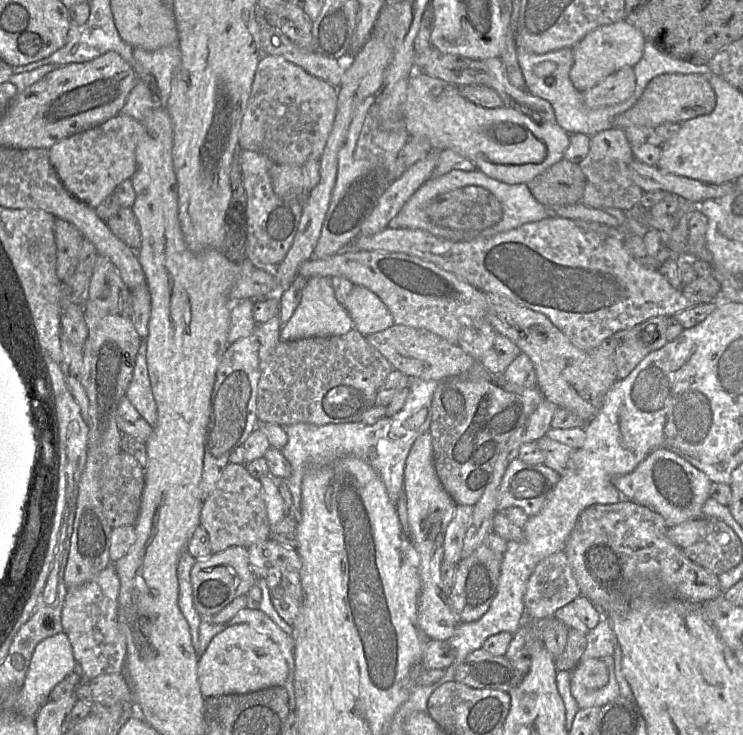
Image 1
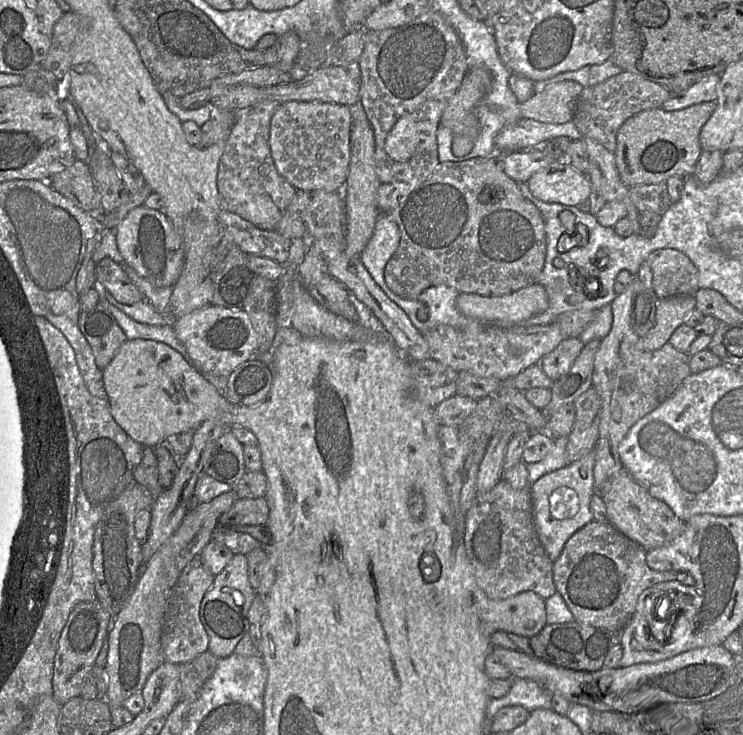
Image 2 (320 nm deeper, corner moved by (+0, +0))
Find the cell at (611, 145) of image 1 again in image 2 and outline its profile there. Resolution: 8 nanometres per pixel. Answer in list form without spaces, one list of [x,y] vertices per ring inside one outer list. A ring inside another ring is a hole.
[[[630,71],[620,73],[594,86],[584,87],[572,117],[581,137],[589,137],[610,152],[616,149],[620,126],[631,116],[643,110],[662,107],[671,93],[661,84]]]

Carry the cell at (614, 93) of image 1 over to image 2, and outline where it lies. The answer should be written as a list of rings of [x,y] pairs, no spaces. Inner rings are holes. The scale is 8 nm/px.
[[[720,74],[708,75],[685,91],[671,94],[669,99],[663,103],[662,108],[674,111],[702,102],[716,101],[716,87],[719,81]]]

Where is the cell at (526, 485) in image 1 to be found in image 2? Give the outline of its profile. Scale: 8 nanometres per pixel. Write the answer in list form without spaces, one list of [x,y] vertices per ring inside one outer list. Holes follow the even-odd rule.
[[[593,449],[578,461],[545,474],[530,484],[535,528],[542,546],[552,561],[561,555],[566,542],[575,532],[594,520],[590,508],[591,497],[596,492],[594,466]]]

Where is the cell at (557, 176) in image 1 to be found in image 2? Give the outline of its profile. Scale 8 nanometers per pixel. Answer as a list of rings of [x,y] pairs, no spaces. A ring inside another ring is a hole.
[[[708,101],[674,111],[662,107],[647,109],[629,117],[618,130],[616,149],[613,152],[621,181],[631,187],[665,182],[673,175],[690,176],[703,152],[699,141],[701,128],[716,108],[716,101]]]

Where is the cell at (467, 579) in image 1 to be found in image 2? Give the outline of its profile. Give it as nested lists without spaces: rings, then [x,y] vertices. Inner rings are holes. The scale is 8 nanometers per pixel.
[[[502,478],[491,490],[476,492],[473,505],[466,513],[464,544],[476,582],[489,598],[505,599],[523,591],[534,591],[548,599],[556,592],[553,578],[554,561],[549,558],[539,540],[529,488],[514,489],[505,478]]]

